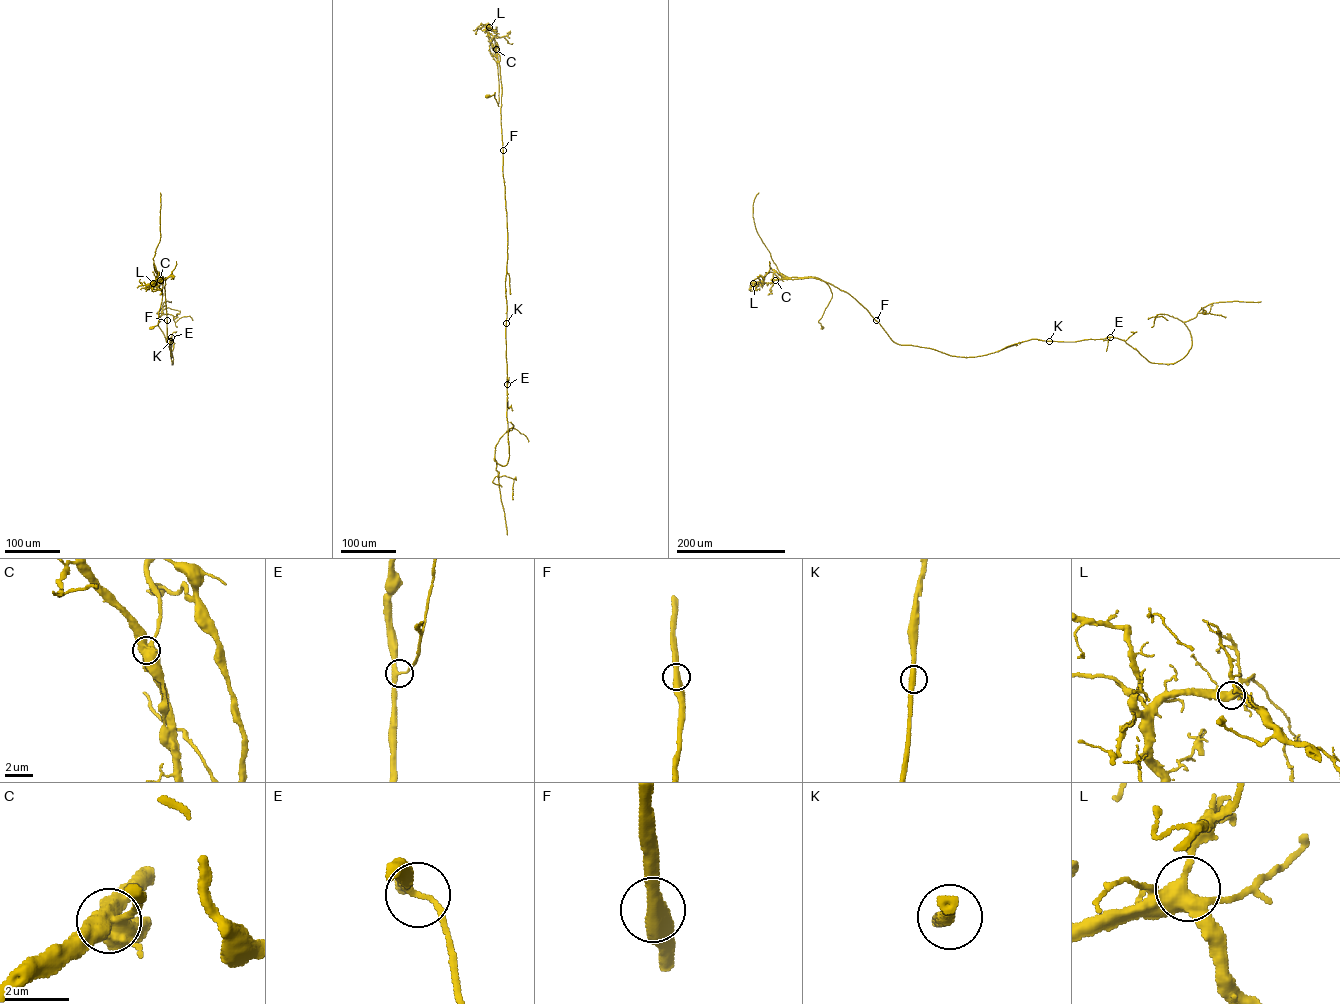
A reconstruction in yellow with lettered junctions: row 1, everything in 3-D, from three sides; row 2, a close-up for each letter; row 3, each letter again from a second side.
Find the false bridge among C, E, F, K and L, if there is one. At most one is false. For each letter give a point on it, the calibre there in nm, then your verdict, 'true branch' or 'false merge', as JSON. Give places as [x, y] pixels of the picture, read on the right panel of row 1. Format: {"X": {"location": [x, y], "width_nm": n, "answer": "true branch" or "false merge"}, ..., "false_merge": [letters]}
{"C": {"location": [775, 280], "width_nm": 600, "answer": "false merge"}, "E": {"location": [1110, 337], "width_nm": 280, "answer": "true branch"}, "F": {"location": [876, 320], "width_nm": 480, "answer": "true branch"}, "K": {"location": [1049, 341], "width_nm": 420, "answer": "true branch"}, "L": {"location": [753, 283], "width_nm": 440, "answer": "true branch"}, "false_merge": ["C"]}

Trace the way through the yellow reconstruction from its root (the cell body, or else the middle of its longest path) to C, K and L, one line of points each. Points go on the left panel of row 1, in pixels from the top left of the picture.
C: (151, 327), (159, 322), (163, 276), (160, 280)
K: (151, 327), (159, 322), (163, 276), (160, 278), (166, 279), (166, 343), (171, 357), (170, 341)
L: (151, 327), (159, 322), (163, 276), (153, 283)

